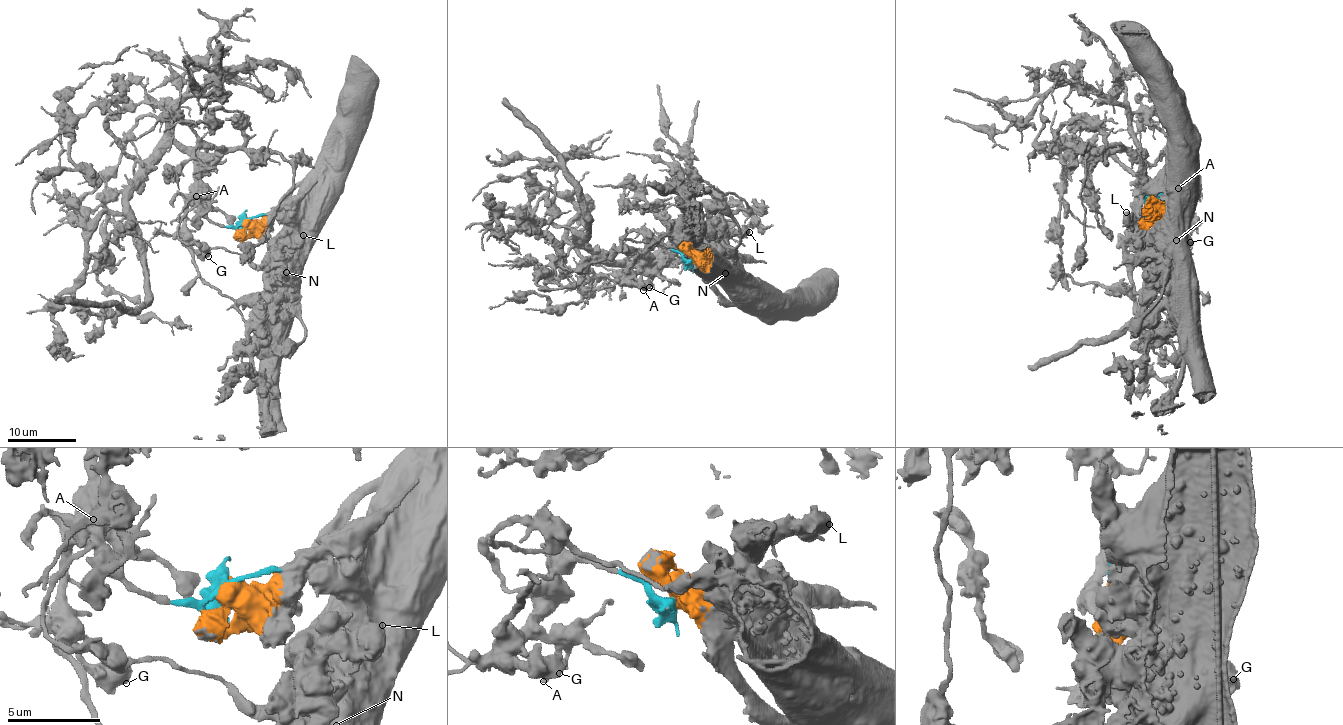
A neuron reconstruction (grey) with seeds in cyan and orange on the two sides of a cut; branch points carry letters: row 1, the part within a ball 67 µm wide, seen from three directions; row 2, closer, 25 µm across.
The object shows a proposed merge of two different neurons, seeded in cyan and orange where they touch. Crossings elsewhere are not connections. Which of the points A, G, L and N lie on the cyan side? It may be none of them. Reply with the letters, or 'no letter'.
A, G

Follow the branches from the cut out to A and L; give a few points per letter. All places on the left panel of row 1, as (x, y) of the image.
A: (245, 221), (220, 226), (209, 220), (193, 195), (196, 202), (200, 197), (195, 195)
L: (245, 221), (276, 252), (283, 242), (299, 241), (303, 234)

